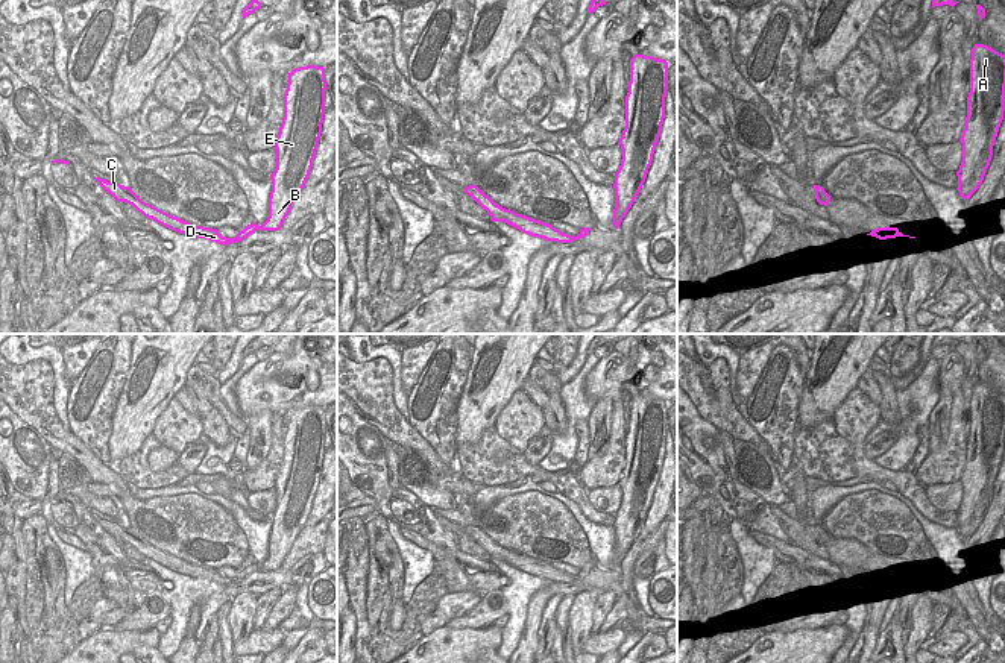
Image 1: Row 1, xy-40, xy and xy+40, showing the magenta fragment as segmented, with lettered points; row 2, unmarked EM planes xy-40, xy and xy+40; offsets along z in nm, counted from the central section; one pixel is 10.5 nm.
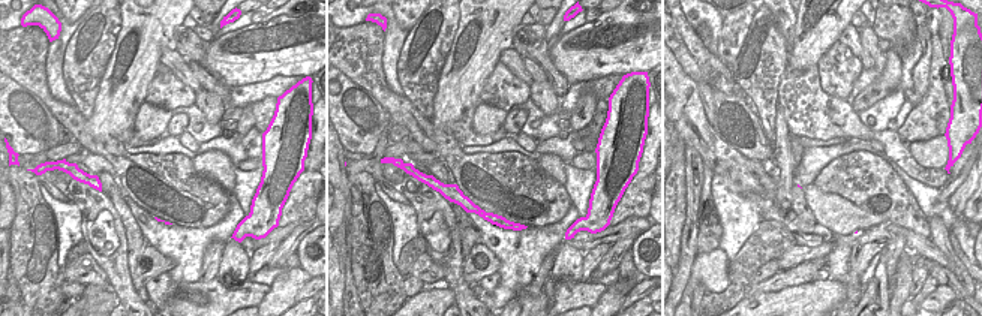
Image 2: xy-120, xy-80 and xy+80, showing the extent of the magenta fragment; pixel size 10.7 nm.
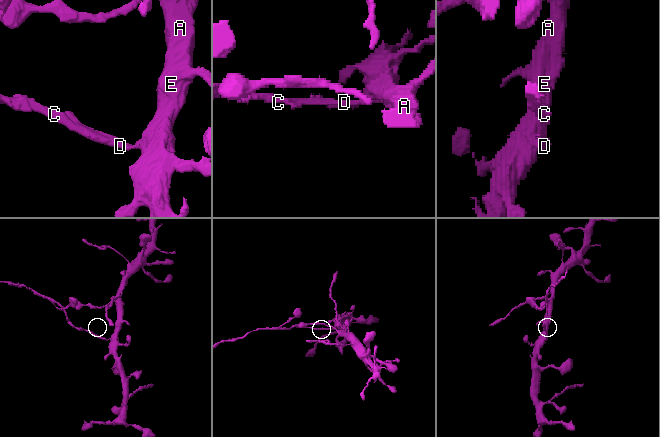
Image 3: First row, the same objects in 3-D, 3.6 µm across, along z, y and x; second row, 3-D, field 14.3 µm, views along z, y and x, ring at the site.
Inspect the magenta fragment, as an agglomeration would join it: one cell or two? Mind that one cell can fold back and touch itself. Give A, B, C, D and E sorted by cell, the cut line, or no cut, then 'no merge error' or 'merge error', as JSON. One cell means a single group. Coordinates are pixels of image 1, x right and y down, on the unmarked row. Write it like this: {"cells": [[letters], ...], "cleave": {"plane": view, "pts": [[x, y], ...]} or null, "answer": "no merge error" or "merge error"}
{"cells": [["A", "B", "E"], ["C", "D"]], "cleave": {"plane": "xy-40", "pts": [[236, 577], [239, 580]]}, "answer": "merge error"}

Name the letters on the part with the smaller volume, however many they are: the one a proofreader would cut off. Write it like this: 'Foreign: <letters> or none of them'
Foreign: C, D.

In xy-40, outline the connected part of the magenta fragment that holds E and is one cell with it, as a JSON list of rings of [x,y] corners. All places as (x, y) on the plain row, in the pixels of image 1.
[[[307,405],[291,410],[288,414],[288,423],[284,434],[284,458],[275,481],[276,490],[276,508],[270,514],[272,531],[269,537],[269,557],[258,566],[252,563],[243,570],[238,570],[237,580],[243,581],[255,570],[279,570],[291,545],[310,516],[313,499],[319,485],[322,473],[322,463],[325,454],[325,408],[316,405]]]

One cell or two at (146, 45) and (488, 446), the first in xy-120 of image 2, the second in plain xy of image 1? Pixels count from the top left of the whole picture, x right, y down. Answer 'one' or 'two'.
two

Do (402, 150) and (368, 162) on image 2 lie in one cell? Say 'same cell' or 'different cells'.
same cell

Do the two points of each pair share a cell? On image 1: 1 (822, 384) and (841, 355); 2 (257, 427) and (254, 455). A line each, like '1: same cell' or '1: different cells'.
1: same cell
2: same cell

